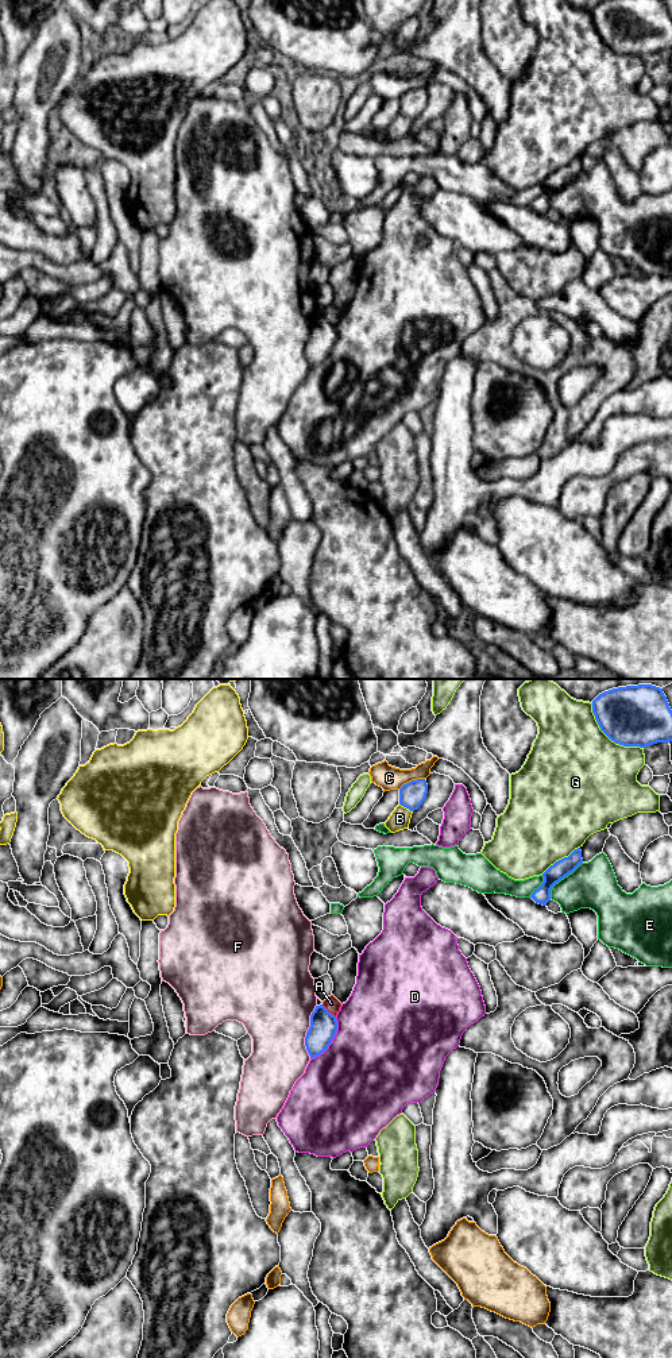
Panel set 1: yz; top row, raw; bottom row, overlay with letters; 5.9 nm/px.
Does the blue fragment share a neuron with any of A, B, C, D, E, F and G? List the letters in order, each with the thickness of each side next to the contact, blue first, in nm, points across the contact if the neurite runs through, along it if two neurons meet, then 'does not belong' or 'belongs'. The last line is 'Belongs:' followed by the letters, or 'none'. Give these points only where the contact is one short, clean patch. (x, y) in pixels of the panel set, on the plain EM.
A: calibres 160 and 90 nm; border yz (321, 313), (335, 326); does not belong
B: calibres 150 and 120 nm; does not belong
C: calibres 150 and 140 nm; does not belong
D: calibres 160 and 480 nm; does not belong
E: calibres 110 and 280 nm; does not belong
F: calibres 160 and 440 nm; does not belong
G: calibres 340 and 500 nm; does not belong
Belongs: none

